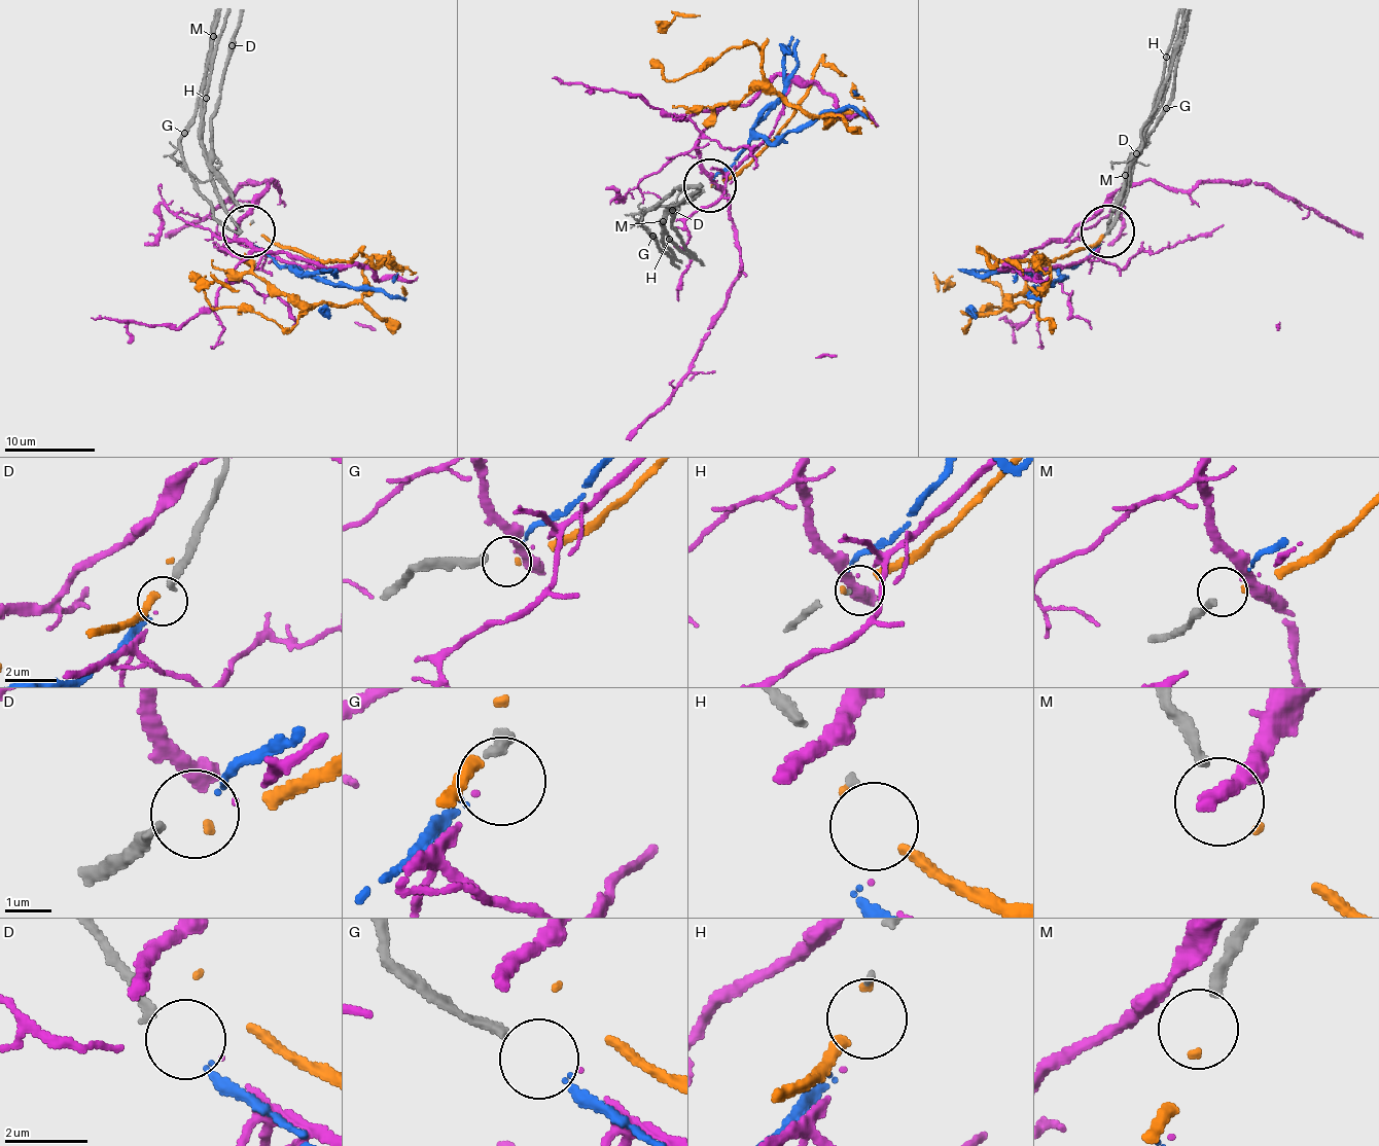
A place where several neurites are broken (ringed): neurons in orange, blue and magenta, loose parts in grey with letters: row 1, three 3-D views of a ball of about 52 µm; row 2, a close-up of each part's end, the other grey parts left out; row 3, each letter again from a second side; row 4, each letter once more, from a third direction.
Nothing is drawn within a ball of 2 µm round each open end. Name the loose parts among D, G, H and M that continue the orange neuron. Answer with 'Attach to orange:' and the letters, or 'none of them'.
Attach to orange: M

